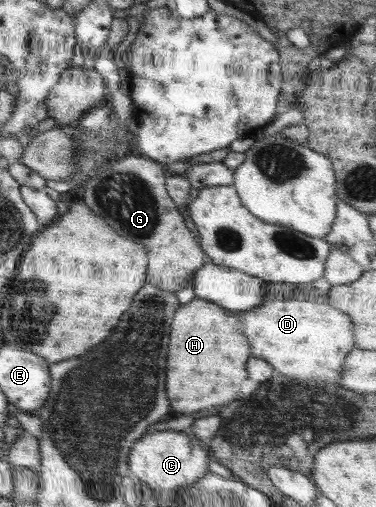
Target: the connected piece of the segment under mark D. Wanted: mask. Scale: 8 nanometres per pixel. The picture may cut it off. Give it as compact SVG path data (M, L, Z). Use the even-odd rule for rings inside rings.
M317 299L263 301L255 309L240 312L251 355L270 363L276 373L299 380L340 383L345 356L355 348L355 333L349 315Z

